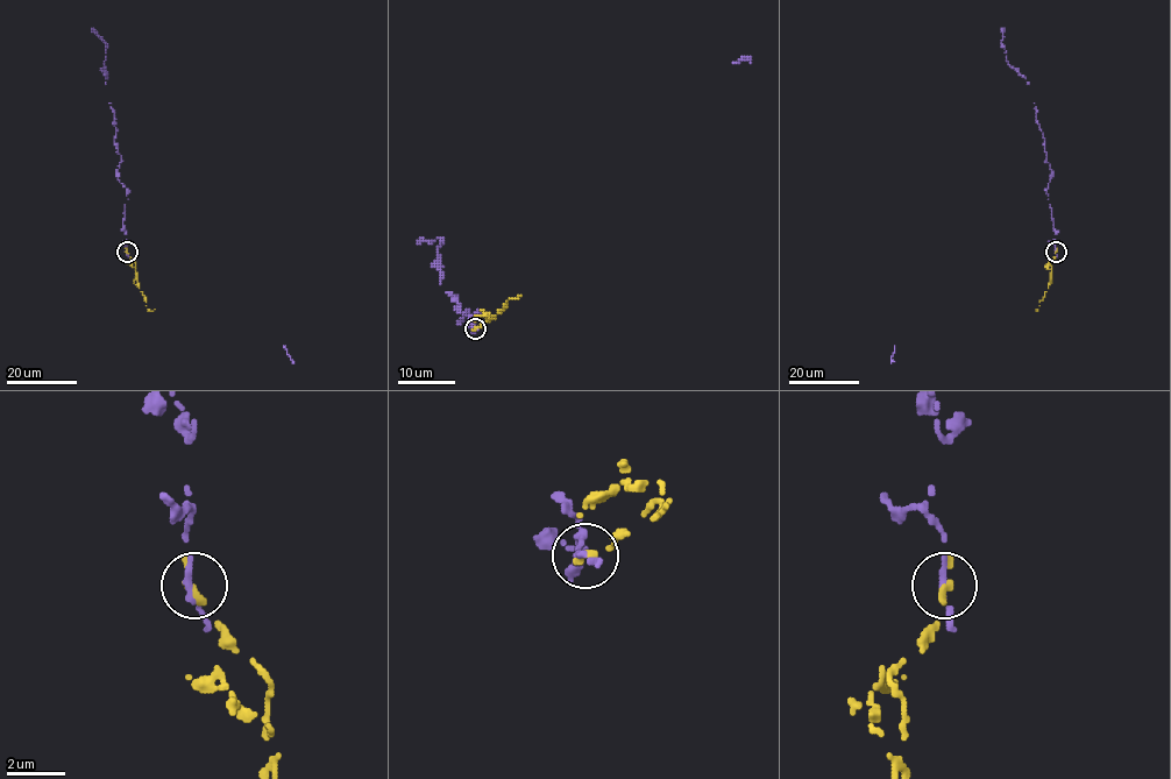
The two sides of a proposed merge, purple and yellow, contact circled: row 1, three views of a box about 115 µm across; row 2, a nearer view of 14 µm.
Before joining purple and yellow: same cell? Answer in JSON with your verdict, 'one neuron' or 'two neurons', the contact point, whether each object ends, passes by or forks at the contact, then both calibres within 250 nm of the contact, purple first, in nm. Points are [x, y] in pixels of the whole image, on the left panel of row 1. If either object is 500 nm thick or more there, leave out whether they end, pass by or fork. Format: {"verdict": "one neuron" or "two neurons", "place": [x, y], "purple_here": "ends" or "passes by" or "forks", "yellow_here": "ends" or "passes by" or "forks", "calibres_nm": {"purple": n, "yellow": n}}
{"verdict": "two neurons", "place": [127, 252], "purple_here": "passes by", "yellow_here": "ends", "calibres_nm": {"purple": 220, "yellow": 320}}

